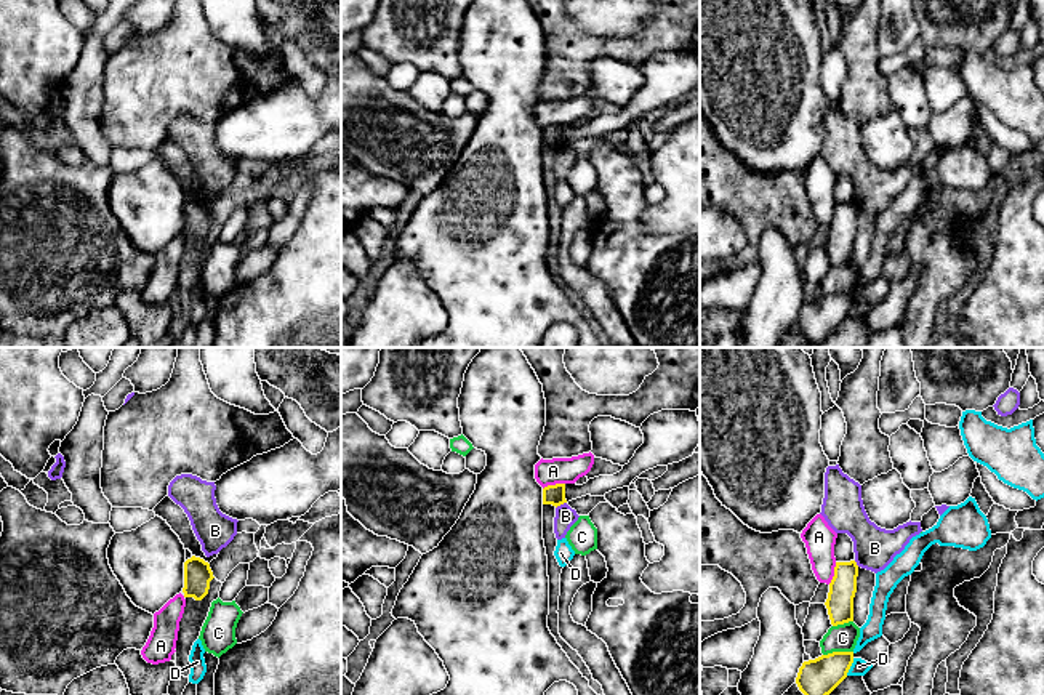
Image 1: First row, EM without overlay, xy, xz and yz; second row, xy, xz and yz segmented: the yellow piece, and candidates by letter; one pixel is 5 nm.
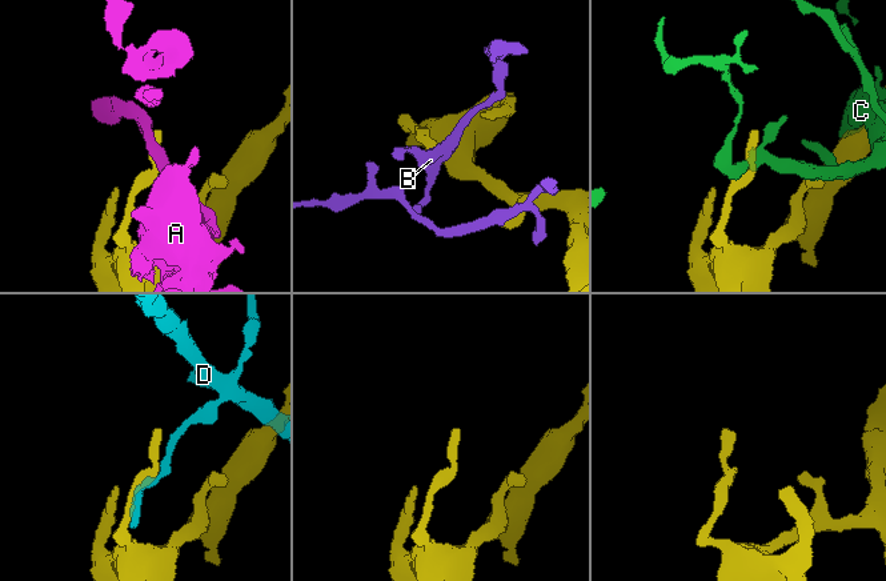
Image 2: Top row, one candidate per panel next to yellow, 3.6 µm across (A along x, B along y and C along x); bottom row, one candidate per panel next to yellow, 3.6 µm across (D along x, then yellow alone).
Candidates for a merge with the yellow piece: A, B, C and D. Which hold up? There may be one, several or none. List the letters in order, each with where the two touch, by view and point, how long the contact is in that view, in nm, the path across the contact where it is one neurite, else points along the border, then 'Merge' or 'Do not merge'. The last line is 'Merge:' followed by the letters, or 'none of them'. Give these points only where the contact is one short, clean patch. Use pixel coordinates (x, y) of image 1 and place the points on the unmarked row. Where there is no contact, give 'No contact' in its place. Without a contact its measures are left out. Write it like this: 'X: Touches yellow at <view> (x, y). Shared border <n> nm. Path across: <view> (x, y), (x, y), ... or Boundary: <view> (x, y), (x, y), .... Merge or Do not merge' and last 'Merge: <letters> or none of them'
A: Touches yellow at xz (553, 127). Shared border 120 nm. Do not merge
B: Touches yellow at xz (561, 144). Shared border 70 nm. Boundary: xz (566, 143), (556, 149). Do not merge
C: Touches yellow at yz (838, 293). Shared border 150 nm. Do not merge
D: Touches yellow at yz (851, 306). Shared border 100 nm. Do not merge
Merge: none of them

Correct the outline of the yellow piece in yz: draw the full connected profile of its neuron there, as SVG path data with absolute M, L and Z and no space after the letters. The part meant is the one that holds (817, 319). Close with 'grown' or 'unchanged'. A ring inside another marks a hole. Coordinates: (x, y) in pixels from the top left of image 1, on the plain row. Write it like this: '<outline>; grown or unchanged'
M833 293L804 303L796 325L809 341L823 341L847 319L852 304L853 293Z; unchanged

